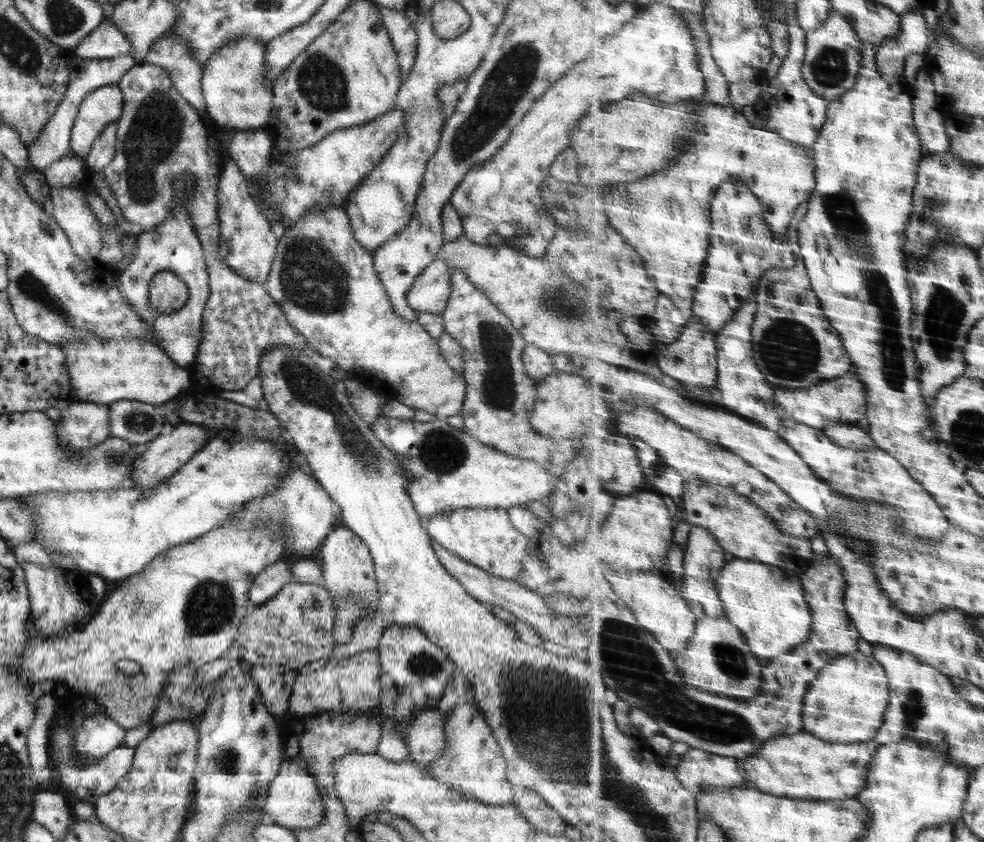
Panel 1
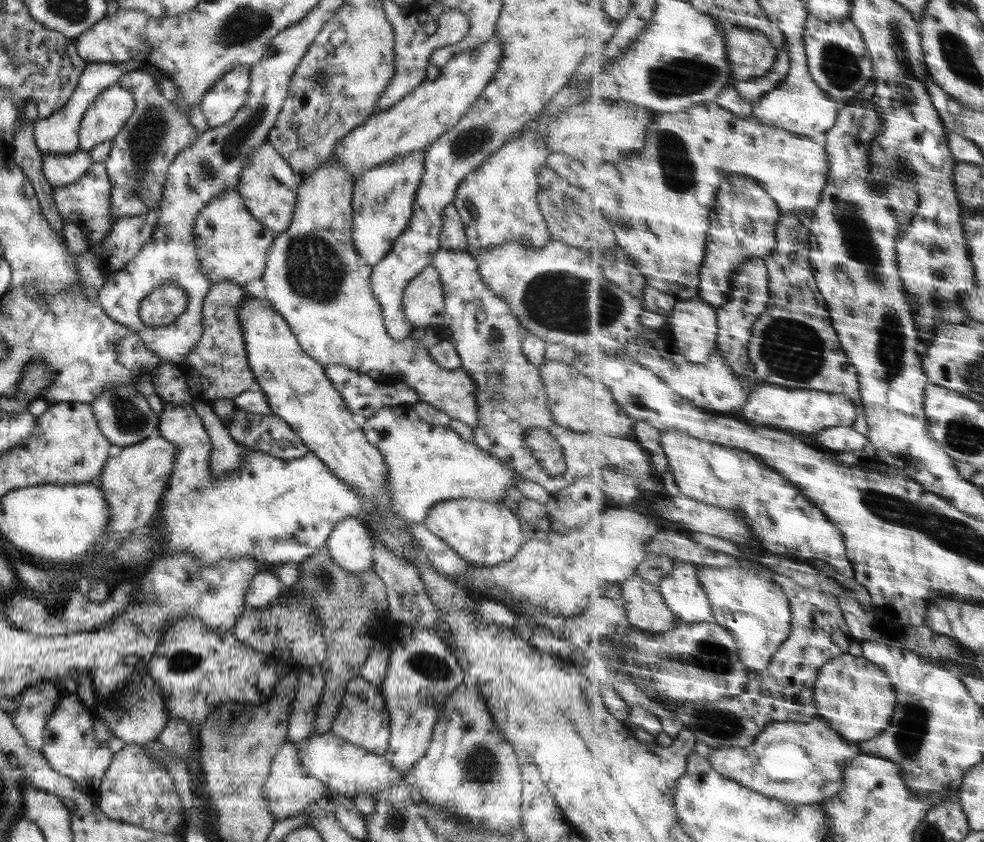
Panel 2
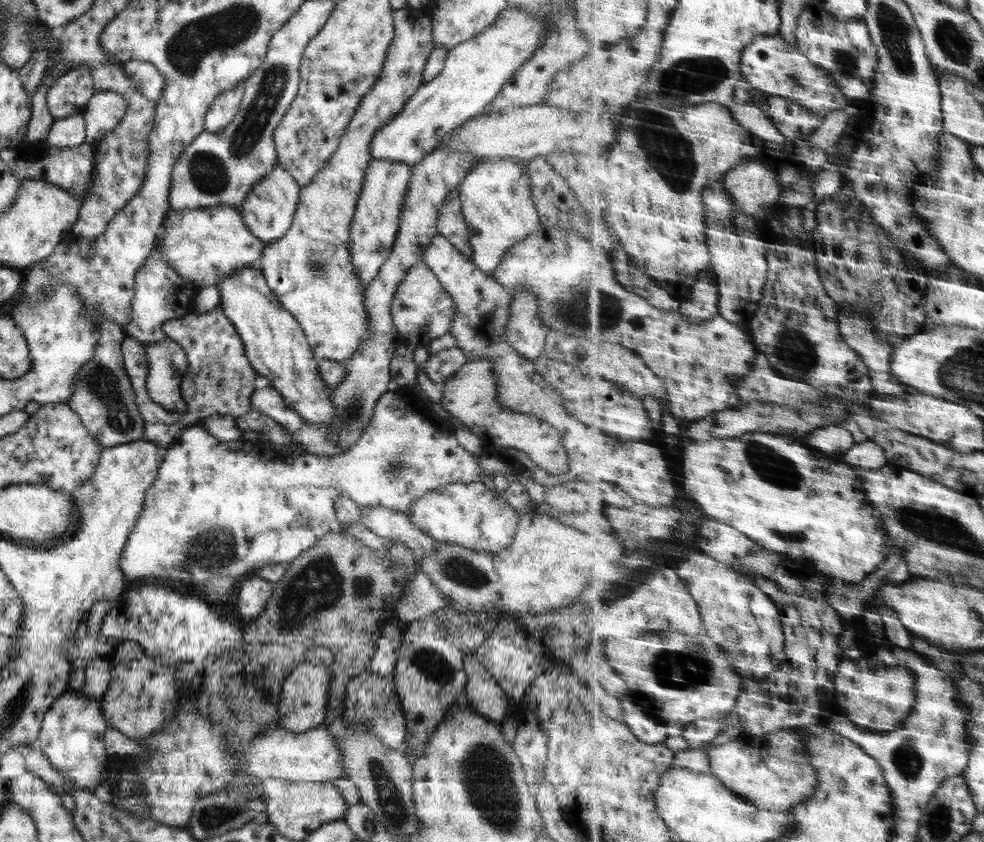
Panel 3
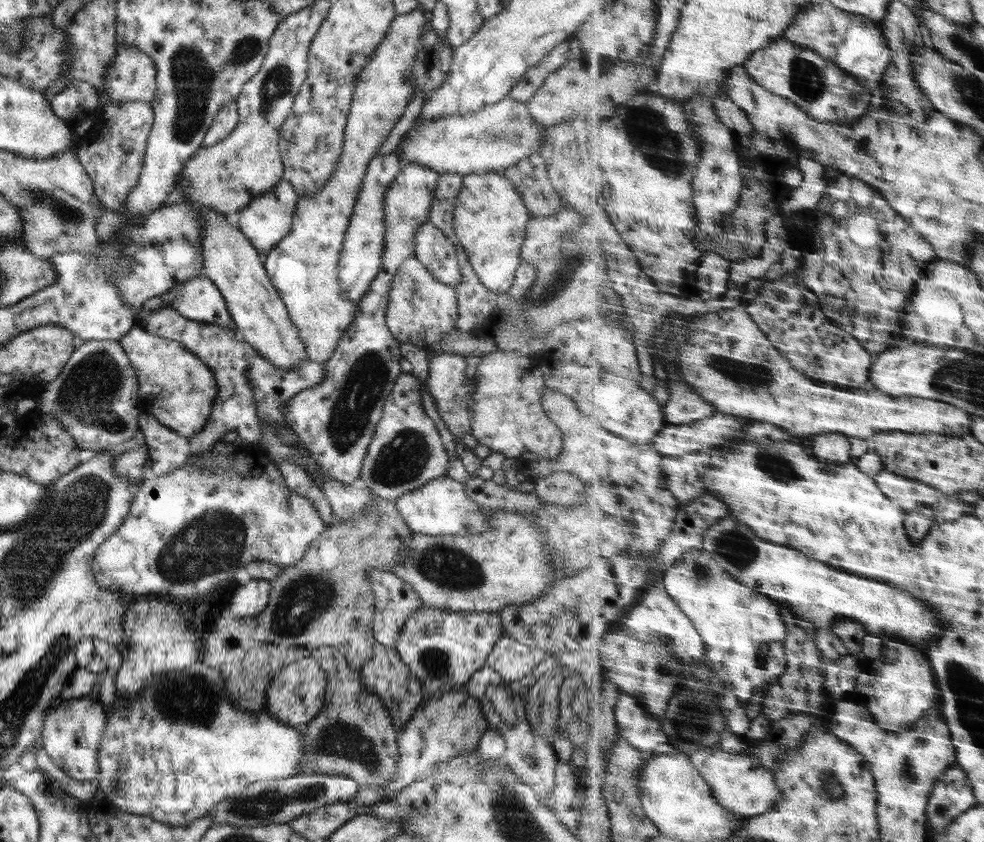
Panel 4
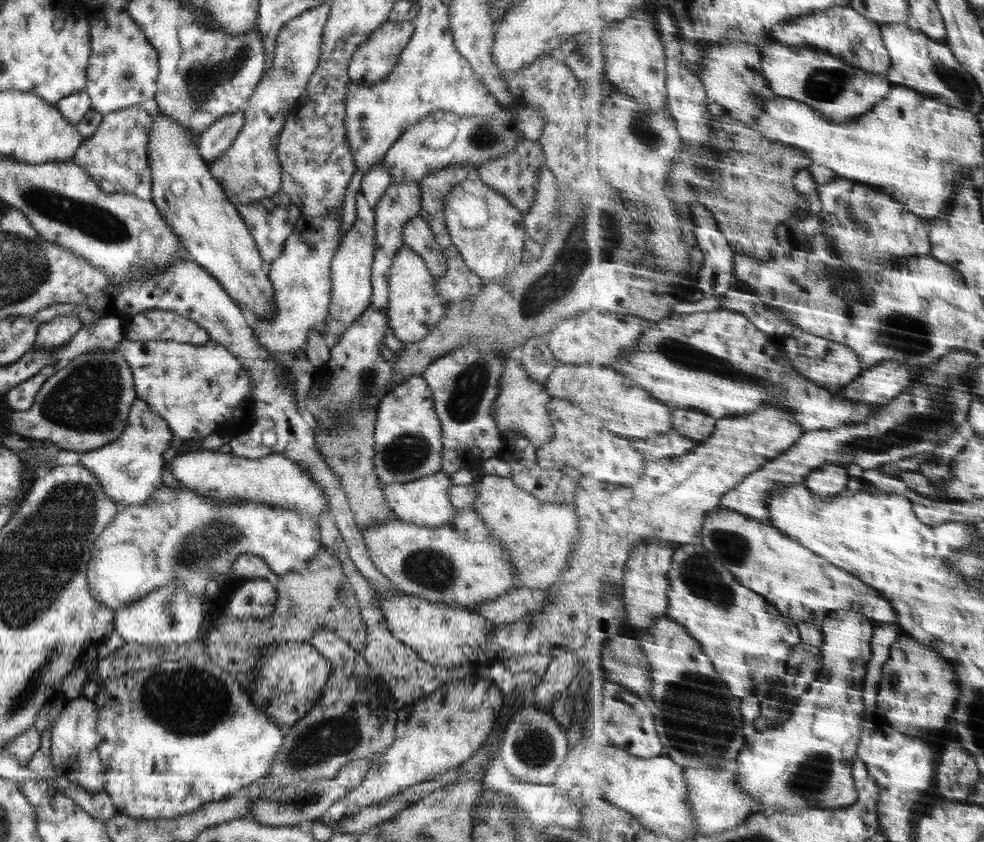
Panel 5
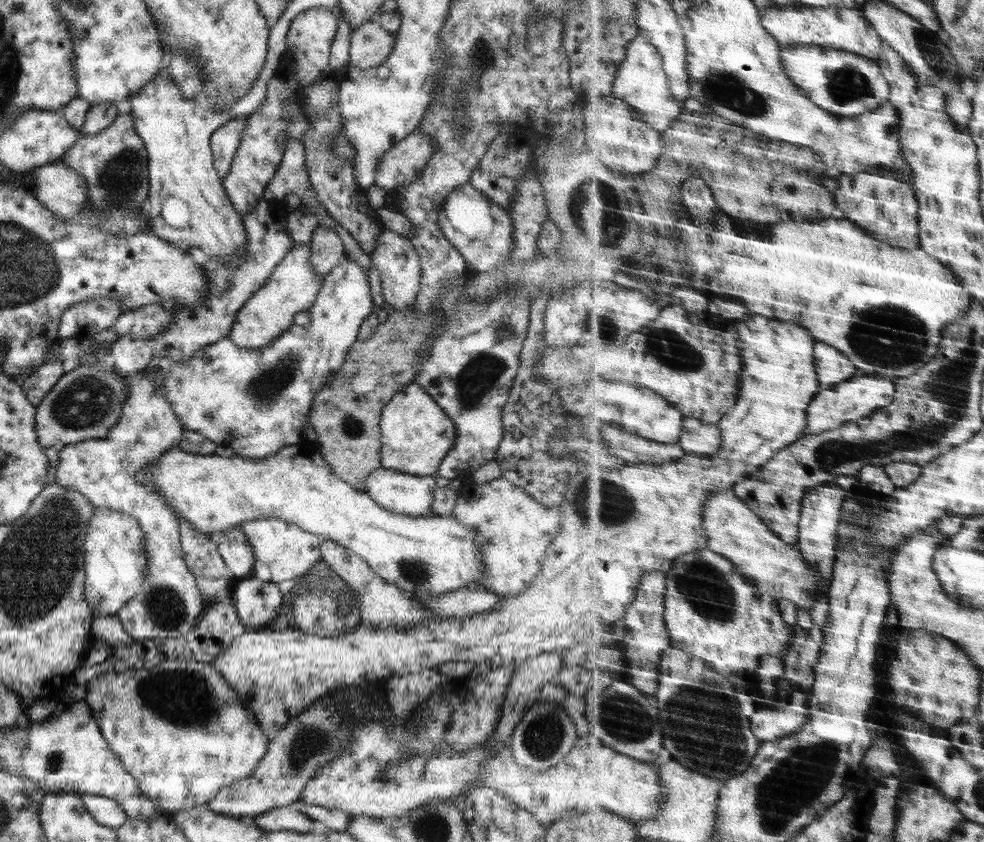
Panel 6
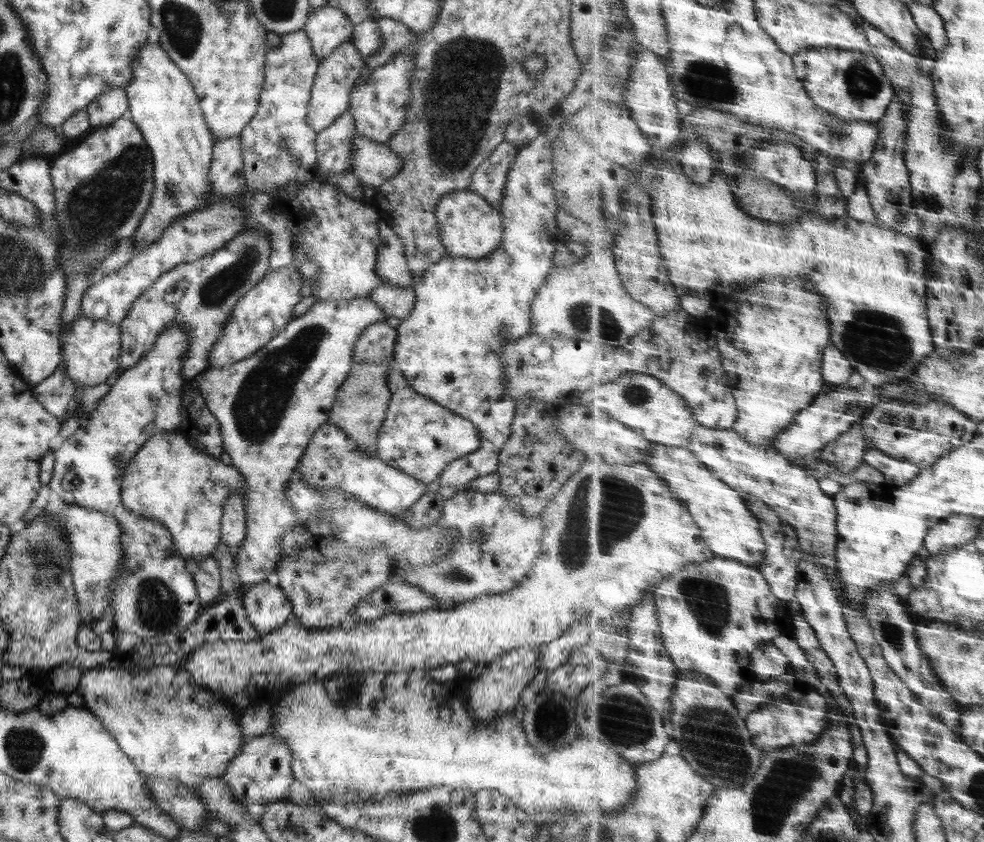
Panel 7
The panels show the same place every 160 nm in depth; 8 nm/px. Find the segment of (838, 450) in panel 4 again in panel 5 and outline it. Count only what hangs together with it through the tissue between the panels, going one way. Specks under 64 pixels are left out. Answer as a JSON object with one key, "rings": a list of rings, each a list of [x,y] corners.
{"rings":[[[825,465],[809,474],[806,482],[815,498],[828,501],[847,490],[850,477],[843,465]]]}

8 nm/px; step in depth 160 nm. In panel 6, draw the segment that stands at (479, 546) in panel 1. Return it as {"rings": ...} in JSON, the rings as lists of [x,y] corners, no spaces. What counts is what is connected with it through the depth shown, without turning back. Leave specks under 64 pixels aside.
{"rings":[[[379,467],[365,477],[365,481],[363,481],[363,492],[375,504],[395,514],[410,517],[427,517],[430,514],[433,491],[436,488],[435,476],[413,476],[412,474],[395,472],[391,469]]]}

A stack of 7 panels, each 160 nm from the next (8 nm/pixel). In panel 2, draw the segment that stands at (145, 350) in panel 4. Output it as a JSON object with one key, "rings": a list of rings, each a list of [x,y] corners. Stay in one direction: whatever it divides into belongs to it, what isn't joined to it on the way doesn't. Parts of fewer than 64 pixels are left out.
{"rings":[[[160,360],[154,369],[152,377],[155,394],[161,402],[170,402],[174,405],[190,405],[192,396],[188,393],[185,377],[178,366],[166,360]]]}

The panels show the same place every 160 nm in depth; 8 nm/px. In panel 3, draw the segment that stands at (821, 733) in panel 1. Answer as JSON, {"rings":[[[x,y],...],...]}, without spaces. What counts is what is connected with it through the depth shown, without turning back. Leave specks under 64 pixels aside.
{"rings":[[[871,655],[863,656],[860,659],[851,659],[847,656],[839,665],[834,680],[840,707],[838,714],[844,713],[848,720],[858,724],[861,730],[865,730],[865,732],[881,733],[897,730],[903,726],[905,719],[913,712],[913,707],[917,702],[915,683],[914,670],[906,666],[887,666],[885,663],[872,658]]]}

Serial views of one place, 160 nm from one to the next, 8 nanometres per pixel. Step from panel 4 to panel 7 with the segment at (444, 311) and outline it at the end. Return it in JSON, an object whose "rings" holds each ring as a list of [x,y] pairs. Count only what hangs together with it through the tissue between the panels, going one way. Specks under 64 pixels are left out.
{"rings":[[[381,220],[377,223],[377,232],[379,240],[374,272],[389,284],[410,288],[412,276],[406,265],[404,248],[397,235]]]}

